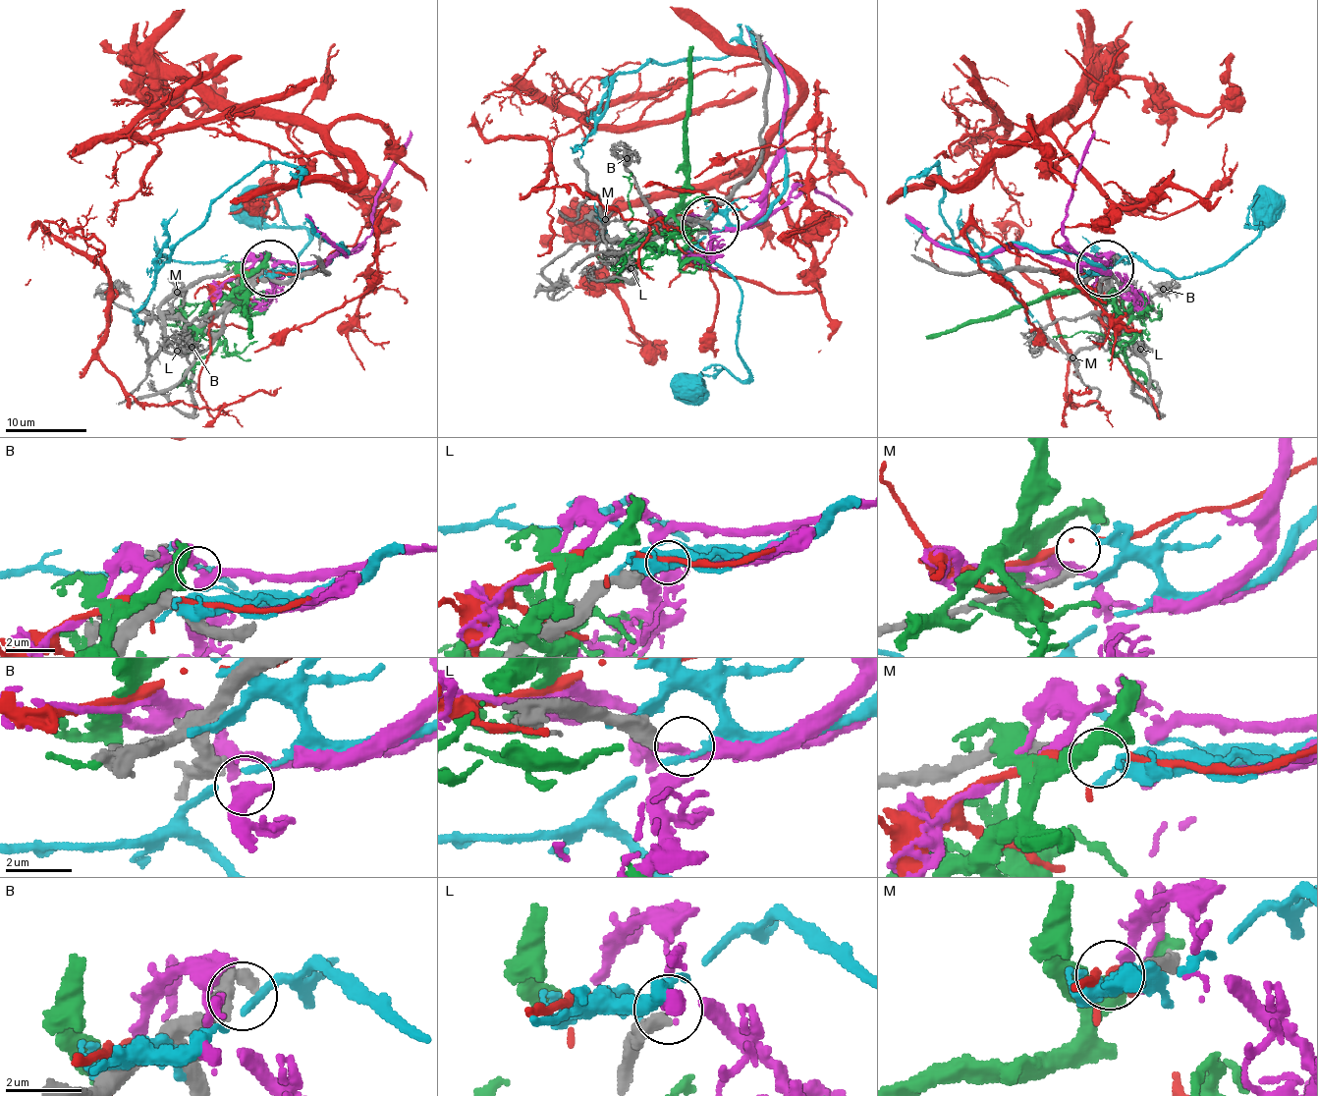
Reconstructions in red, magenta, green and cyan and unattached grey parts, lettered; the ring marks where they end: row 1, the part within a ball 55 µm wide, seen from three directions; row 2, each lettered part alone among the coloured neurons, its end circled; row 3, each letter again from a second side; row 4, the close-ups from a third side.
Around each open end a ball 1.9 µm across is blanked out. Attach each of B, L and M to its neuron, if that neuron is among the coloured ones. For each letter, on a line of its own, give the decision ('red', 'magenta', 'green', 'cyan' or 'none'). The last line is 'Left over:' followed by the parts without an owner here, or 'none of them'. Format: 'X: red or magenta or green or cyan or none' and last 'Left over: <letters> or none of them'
B: none
L: magenta
M: cyan
Left over: B

